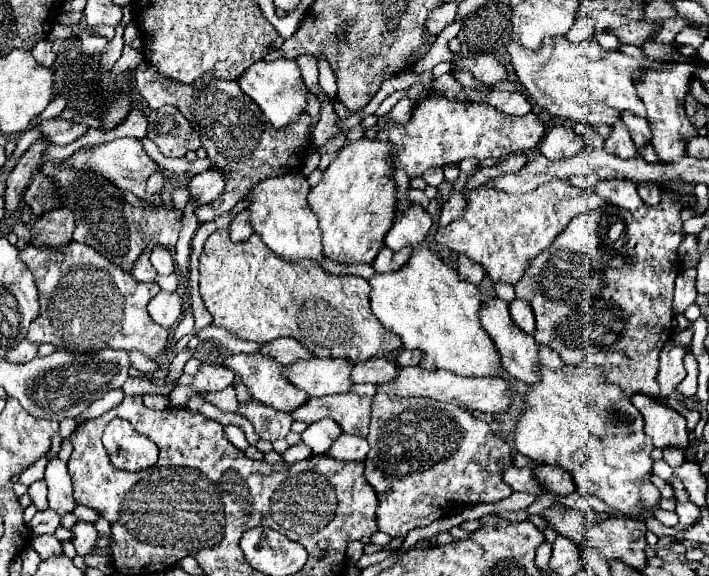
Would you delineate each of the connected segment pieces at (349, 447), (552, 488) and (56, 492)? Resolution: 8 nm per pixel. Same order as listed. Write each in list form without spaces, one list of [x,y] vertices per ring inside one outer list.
[[[343,433],[333,447],[329,449],[329,457],[339,459],[339,461],[365,461],[369,451],[369,443],[365,437],[357,437],[357,435],[347,435]]]
[[[541,465],[535,469],[535,477],[537,481],[549,491],[549,493],[555,493],[555,495],[569,495],[575,491],[575,483],[573,483],[573,477],[561,469],[561,467],[555,467],[555,465]]]
[[[57,457],[49,461],[45,469],[45,481],[49,487],[49,507],[59,513],[59,517],[71,513],[75,509],[73,489],[71,489],[71,477],[67,473],[67,463],[59,461]]]

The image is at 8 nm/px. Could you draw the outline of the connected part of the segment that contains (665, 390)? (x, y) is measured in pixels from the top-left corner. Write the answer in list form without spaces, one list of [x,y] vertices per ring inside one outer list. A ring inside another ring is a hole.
[[[673,339],[667,341],[667,345],[661,349],[661,353],[659,353],[661,369],[659,369],[659,375],[657,375],[657,381],[661,385],[661,397],[657,401],[665,403],[665,397],[669,393],[673,393],[675,387],[685,378],[684,357],[688,351],[689,347],[675,345]]]

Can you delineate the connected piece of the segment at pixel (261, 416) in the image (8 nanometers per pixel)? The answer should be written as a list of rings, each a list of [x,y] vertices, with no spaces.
[[[255,399],[247,401],[247,403],[241,403],[239,409],[237,409],[239,415],[247,417],[255,431],[261,435],[261,439],[265,441],[277,441],[277,439],[283,439],[289,429],[291,429],[291,423],[293,423],[293,417],[291,415],[285,415],[285,413],[279,413]]]

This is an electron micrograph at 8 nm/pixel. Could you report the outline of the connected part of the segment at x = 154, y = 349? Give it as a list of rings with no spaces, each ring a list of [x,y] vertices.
[[[71,241],[67,247],[59,247],[57,251],[27,245],[23,251],[19,251],[19,257],[35,275],[35,283],[39,289],[39,303],[41,303],[41,315],[29,327],[27,339],[31,343],[39,343],[39,345],[53,343],[57,349],[71,353],[91,353],[105,347],[113,347],[125,351],[139,351],[149,359],[157,359],[163,353],[169,331],[153,323],[147,313],[147,303],[159,293],[159,287],[155,283],[135,281],[131,273],[119,269],[115,263],[107,261],[95,249],[75,241]]]

